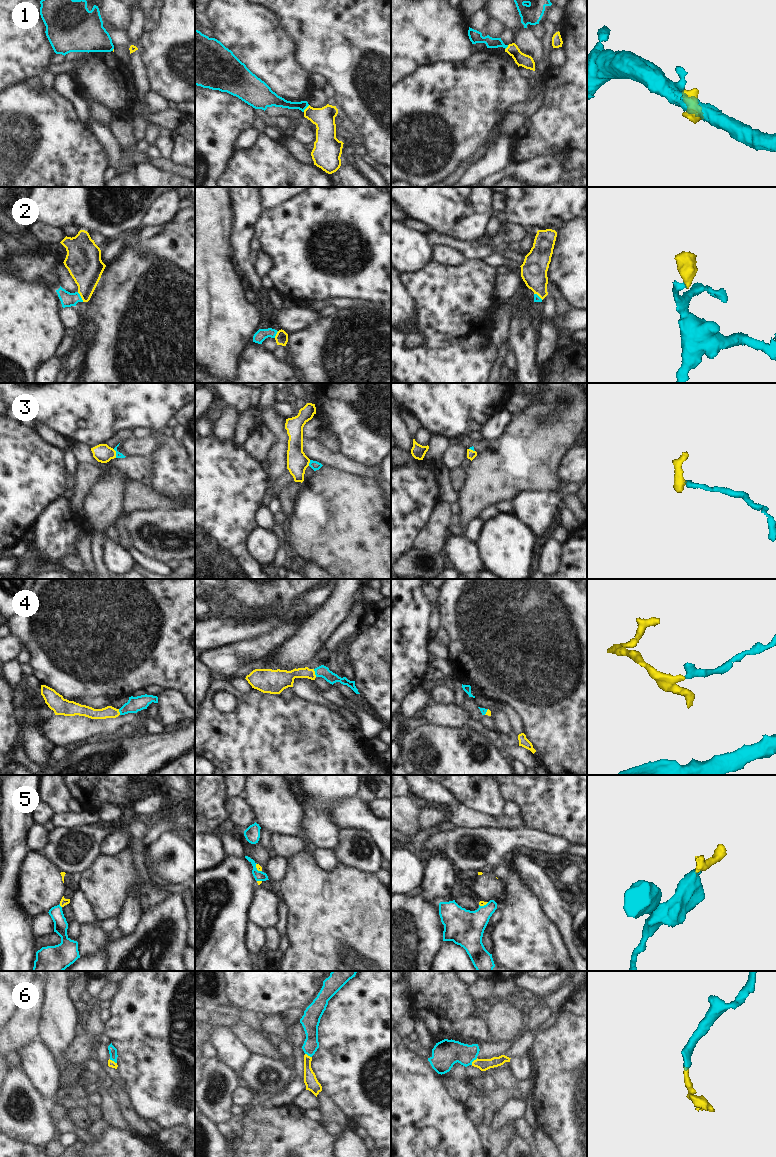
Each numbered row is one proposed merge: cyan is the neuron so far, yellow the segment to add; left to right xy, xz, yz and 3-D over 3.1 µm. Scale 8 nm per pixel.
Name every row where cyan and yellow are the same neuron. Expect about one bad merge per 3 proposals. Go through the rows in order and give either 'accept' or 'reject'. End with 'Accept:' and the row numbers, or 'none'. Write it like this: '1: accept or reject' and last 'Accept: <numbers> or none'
1: reject
2: accept
3: accept
4: accept
5: accept
6: accept
Accept: 2, 3, 4, 5, 6

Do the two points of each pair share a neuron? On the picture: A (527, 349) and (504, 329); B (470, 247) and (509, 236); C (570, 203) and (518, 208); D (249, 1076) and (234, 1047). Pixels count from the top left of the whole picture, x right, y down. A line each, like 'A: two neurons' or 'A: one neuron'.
A: two neurons
B: two neurons
C: one neuron
D: two neurons

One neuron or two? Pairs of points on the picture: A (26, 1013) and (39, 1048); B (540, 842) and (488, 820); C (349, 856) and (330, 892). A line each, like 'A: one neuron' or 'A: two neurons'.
A: two neurons
B: two neurons
C: two neurons

